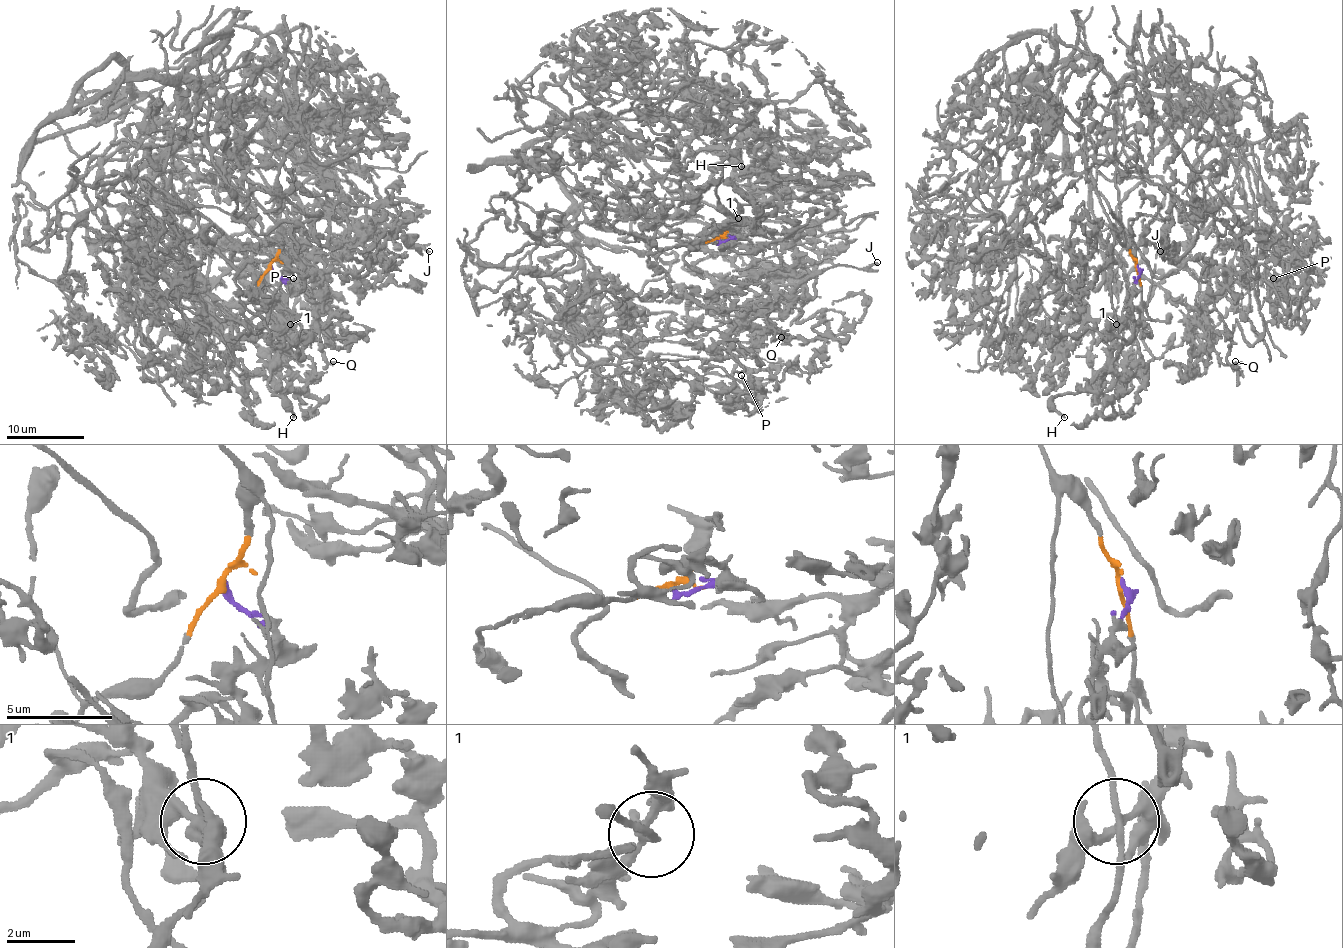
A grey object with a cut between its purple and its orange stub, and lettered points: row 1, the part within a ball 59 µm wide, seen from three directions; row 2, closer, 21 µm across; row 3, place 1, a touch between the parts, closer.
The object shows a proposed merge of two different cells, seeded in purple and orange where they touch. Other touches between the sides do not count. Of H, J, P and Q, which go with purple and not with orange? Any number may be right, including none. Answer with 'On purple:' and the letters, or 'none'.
On purple: J, P, Q

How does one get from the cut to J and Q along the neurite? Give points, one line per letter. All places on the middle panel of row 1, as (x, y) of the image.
J: (717, 238), (608, 231), (604, 174), (659, 219), (790, 242), (799, 299), (877, 262)
Q: (717, 238), (737, 234), (606, 229), (604, 174), (667, 236), (801, 252), (801, 283), (733, 307), (782, 338)

